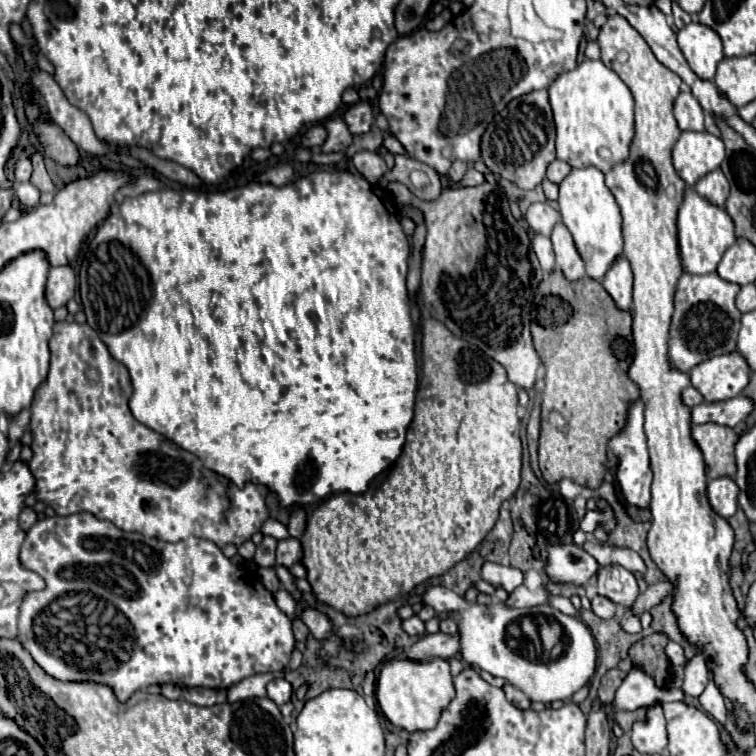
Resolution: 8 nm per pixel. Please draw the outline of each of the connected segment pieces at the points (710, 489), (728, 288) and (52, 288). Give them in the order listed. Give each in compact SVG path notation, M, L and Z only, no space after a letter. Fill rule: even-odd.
M721 476L715 480L709 480L707 484L707 494L709 494L709 502L713 506L713 510L725 518L733 516L737 510L737 496L739 496L739 488L735 484L733 478L729 476Z
M685 272L679 278L669 340L669 358L677 370L689 372L701 360L709 360L737 348L737 332L741 328L741 312L735 306L737 292L739 284L723 280L717 272L703 276Z
M55 266L49 270L47 302L53 310L59 306L65 306L69 298L73 298L75 288L77 288L77 280L71 266Z

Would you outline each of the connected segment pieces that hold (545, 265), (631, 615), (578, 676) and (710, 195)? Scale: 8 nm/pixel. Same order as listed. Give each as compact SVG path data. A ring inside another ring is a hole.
M537 234L533 238L533 250L535 250L535 254L537 254L539 262L541 262L543 272L547 272L547 274L553 272L553 268L555 268L555 254L553 254L551 240L547 236L543 236L543 234Z
M625 608L621 616L621 628L625 632L641 632L641 622L639 622L639 616L633 612L633 608Z
M429 586L421 594L421 600L433 606L437 612L461 612L461 660L473 668L487 670L493 676L505 678L519 688L529 700L551 704L555 700L569 700L579 688L583 688L595 674L597 648L589 626L577 616L567 616L549 604L533 608L509 608L503 602L481 606L467 602L445 586ZM557 626L559 632L547 632ZM555 634L555 656L551 654L551 640Z
M717 168L717 170L705 174L703 178L699 178L695 184L695 190L701 196L705 196L707 200L713 200L713 204L723 206L729 196L729 182L727 182L725 174Z

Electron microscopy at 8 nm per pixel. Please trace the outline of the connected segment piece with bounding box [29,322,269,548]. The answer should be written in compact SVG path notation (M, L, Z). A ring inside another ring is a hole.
M57 322L53 326L53 338L49 340L49 350L51 350L51 364L49 364L49 372L47 372L47 378L45 382L37 388L35 392L35 400L31 404L31 432L33 432L33 462L29 462L29 470L31 470L31 464L33 464L33 476L35 476L35 482L39 482L39 486L35 486L35 492L37 492L37 498L43 500L45 504L49 504L59 516L69 516L69 514L77 514L77 512L91 512L95 514L97 518L103 518L103 520L109 520L113 522L117 528L125 530L125 532L139 532L147 538L159 538L159 540L165 540L165 542L179 542L187 536L197 536L197 538L205 538L205 540L211 540L215 542L219 548L223 548L225 544L235 544L235 546L241 546L245 540L249 540L255 532L261 530L263 522L269 518L269 512L267 512L267 504L265 504L265 496L267 496L267 488L263 484L251 484L247 482L243 488L237 488L233 486L229 480L223 480L221 476L217 476L215 472L203 468L201 464L197 464L197 456L193 456L191 452L179 448L177 444L169 442L165 436L153 432L151 428L147 428L145 424L137 422L129 410L129 396L133 394L133 388L131 388L131 378L129 378L129 372L125 368L125 364L117 362L107 346L101 342L101 338L97 336L97 332L93 332L93 328L89 328L89 324L77 324L77 322ZM85 368L97 368L99 374L101 374L101 380L97 384L89 384L89 380L85 378Z

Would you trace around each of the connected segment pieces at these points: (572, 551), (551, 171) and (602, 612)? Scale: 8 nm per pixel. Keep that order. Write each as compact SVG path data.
M547 544L545 572L555 584L585 586L597 574L597 562L581 546L575 544Z
M553 160L553 162L549 164L549 168L547 168L547 178L549 178L551 182L559 184L569 172L571 172L571 166L569 166L567 162L563 162L563 160Z
M595 596L591 600L591 608L593 608L593 612L599 618L613 618L615 612L617 612L617 606L609 598L605 598L605 596Z

